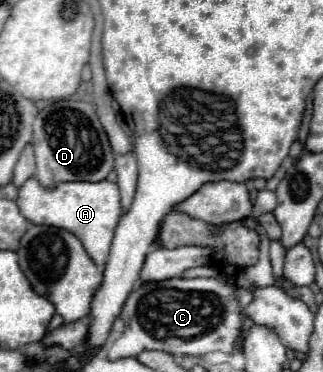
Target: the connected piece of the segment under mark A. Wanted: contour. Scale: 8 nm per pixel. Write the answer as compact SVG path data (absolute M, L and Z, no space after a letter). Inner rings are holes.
M29 179L19 189L17 207L23 213L23 217L35 225L59 227L59 229L67 229L69 233L77 235L77 239L81 239L87 255L97 265L103 267L107 263L111 239L113 239L115 227L121 217L121 197L119 197L117 183L73 181L73 183L59 183L57 187L53 187L53 191L49 191L45 187L41 187L35 179Z

